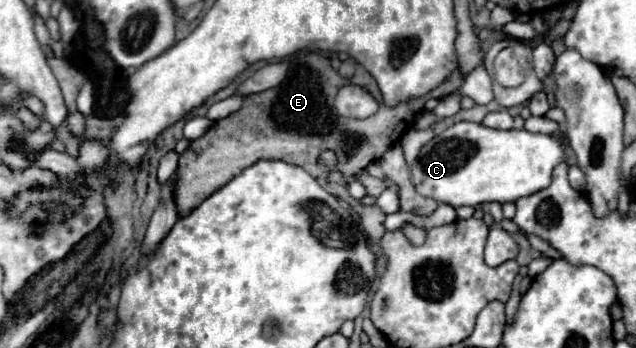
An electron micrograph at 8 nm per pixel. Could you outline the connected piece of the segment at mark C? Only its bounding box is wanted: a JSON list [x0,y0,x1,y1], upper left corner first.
[411,121,565,207]

